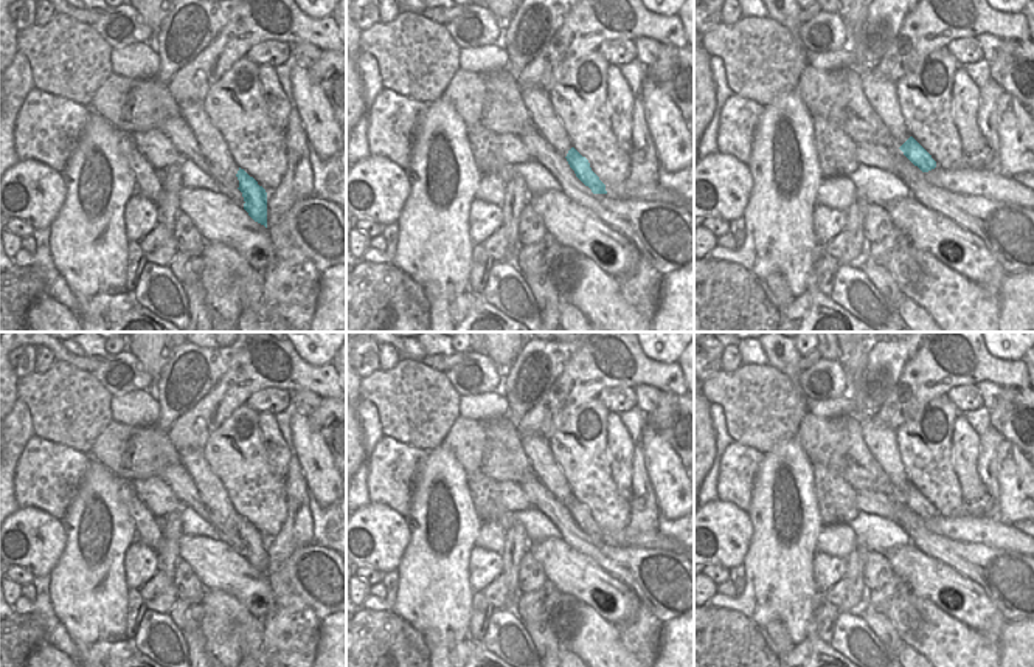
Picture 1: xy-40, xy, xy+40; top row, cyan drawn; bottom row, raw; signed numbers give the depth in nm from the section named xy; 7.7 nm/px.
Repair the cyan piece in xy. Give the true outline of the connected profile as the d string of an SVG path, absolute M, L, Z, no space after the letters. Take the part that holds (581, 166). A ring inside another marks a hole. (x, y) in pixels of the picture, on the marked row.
M571 147L568 150L565 158L567 158L570 168L574 171L576 177L585 186L588 186L593 194L607 194L605 185L592 171L588 160L585 157L582 157L574 147Z

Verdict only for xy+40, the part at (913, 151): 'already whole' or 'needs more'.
already whole

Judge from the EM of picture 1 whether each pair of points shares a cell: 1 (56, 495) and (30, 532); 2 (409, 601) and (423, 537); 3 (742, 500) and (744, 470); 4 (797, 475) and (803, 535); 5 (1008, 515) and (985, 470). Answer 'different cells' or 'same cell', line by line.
1: different cells
2: same cell
3: same cell
4: same cell
5: different cells

